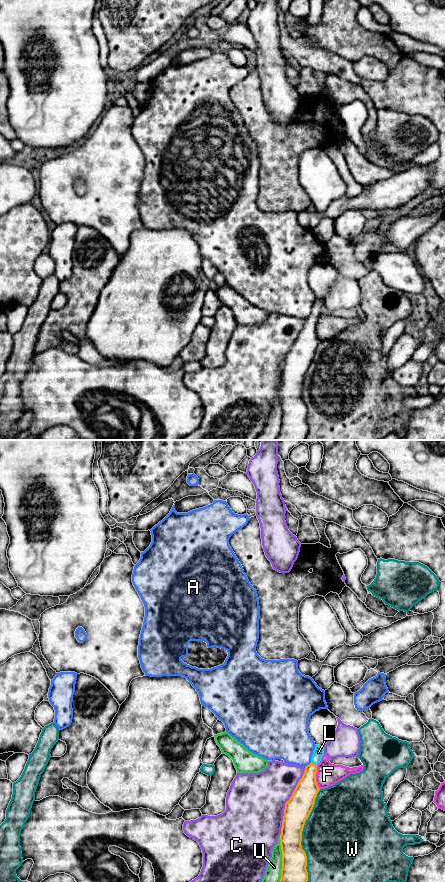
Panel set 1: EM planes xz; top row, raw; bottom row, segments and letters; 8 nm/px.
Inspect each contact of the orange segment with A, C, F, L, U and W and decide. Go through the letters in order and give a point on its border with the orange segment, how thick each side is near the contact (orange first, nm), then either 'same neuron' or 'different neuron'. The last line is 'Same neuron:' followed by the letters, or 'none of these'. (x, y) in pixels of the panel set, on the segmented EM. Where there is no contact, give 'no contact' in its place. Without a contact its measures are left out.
A: xz (307, 765) | 190/320 nm | different neuron
C: xz (286, 802) | 200/480 nm | different neuron
F: xz (315, 777) | 200/180 nm | different neuron
L: xz (314, 764) | 190/90 nm | same neuron
U: xz (282, 859) | 200/130 nm | different neuron
W: xz (301, 835) | 200/500 nm | different neuron
Same neuron: L

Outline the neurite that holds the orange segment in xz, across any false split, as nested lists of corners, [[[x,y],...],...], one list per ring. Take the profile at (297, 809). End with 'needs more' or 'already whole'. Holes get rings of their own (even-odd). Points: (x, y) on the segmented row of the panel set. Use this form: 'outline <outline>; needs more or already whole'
outline [[[315,745],[311,763],[305,767],[292,796],[285,804],[280,845],[282,869],[280,882],[307,882],[307,856],[302,849],[302,831],[320,788],[316,782],[317,765],[324,755],[324,747]]]; needs more

